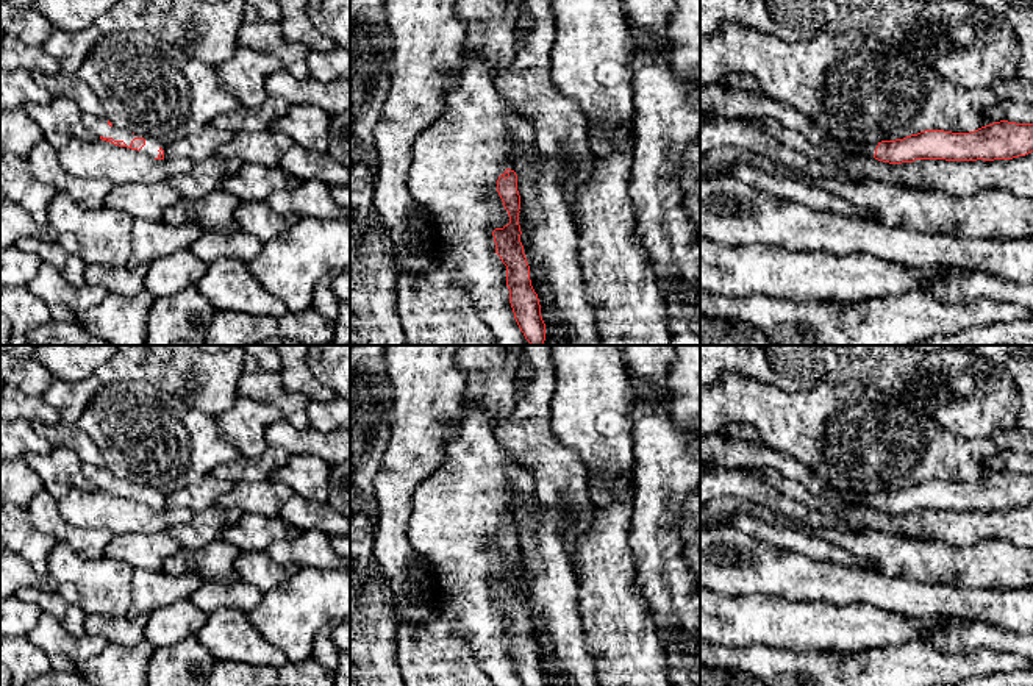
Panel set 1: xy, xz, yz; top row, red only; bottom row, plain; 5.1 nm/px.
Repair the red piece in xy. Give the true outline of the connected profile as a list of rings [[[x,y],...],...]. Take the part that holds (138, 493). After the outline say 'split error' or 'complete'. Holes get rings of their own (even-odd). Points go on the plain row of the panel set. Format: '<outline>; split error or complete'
[[[83,463],[81,472],[92,481],[95,489],[147,503],[150,508],[155,509],[164,509],[166,495],[163,495],[161,491],[156,488],[139,483],[134,484],[128,480],[114,477],[106,467],[95,467],[92,464]]]; split error

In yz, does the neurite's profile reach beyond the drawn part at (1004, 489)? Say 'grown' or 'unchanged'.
grown

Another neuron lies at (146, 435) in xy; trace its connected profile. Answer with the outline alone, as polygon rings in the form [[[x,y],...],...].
[[[114,381],[102,384],[89,402],[77,425],[89,434],[105,458],[105,467],[122,480],[152,486],[169,495],[178,489],[202,481],[220,464],[231,464],[242,458],[238,448],[219,433],[216,419],[194,409],[173,394],[145,381]]]

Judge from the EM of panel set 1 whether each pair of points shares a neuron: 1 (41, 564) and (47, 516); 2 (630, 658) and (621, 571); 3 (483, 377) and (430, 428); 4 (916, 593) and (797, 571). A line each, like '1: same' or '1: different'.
1: different
2: same
3: different
4: same

